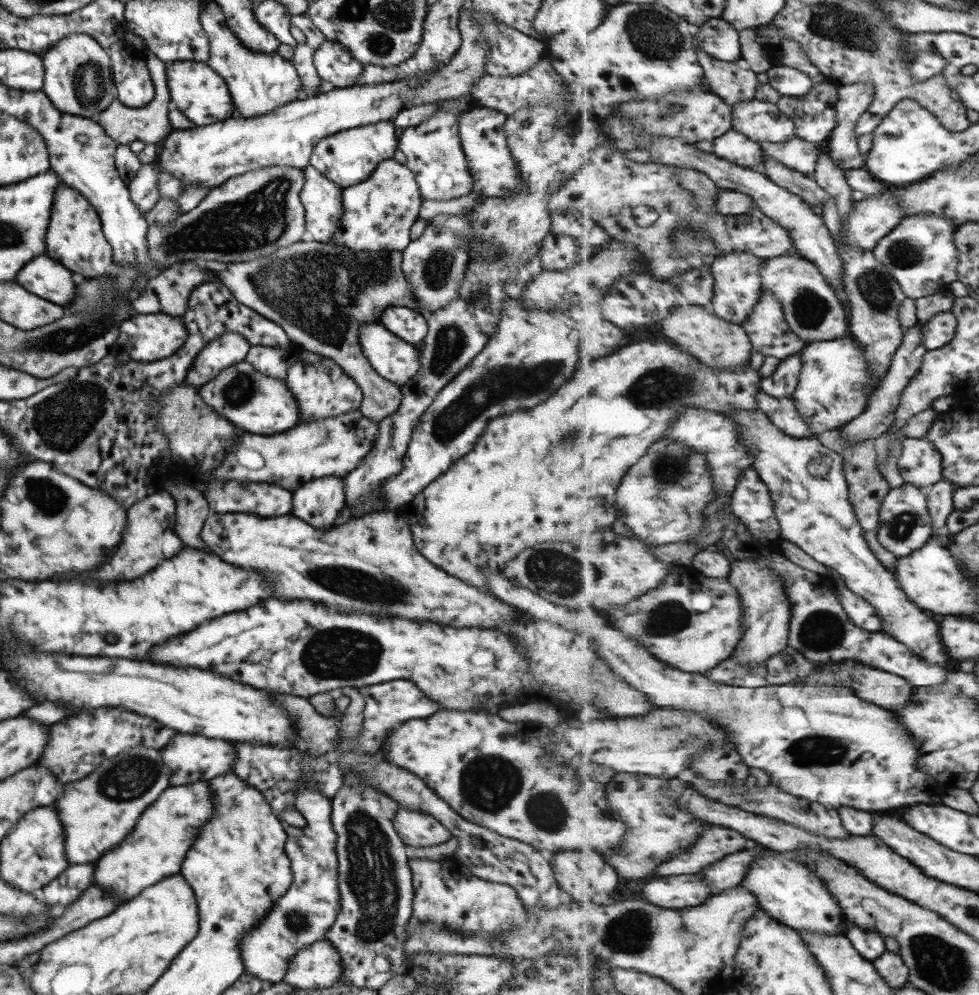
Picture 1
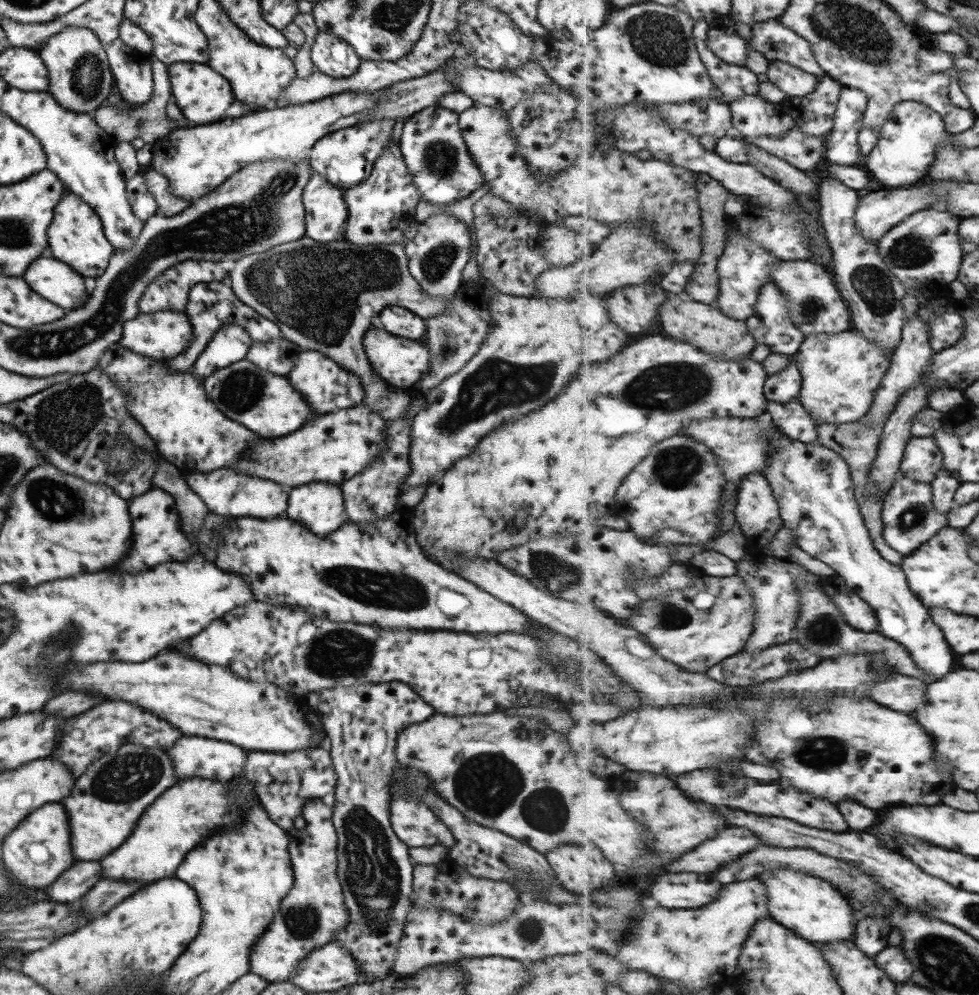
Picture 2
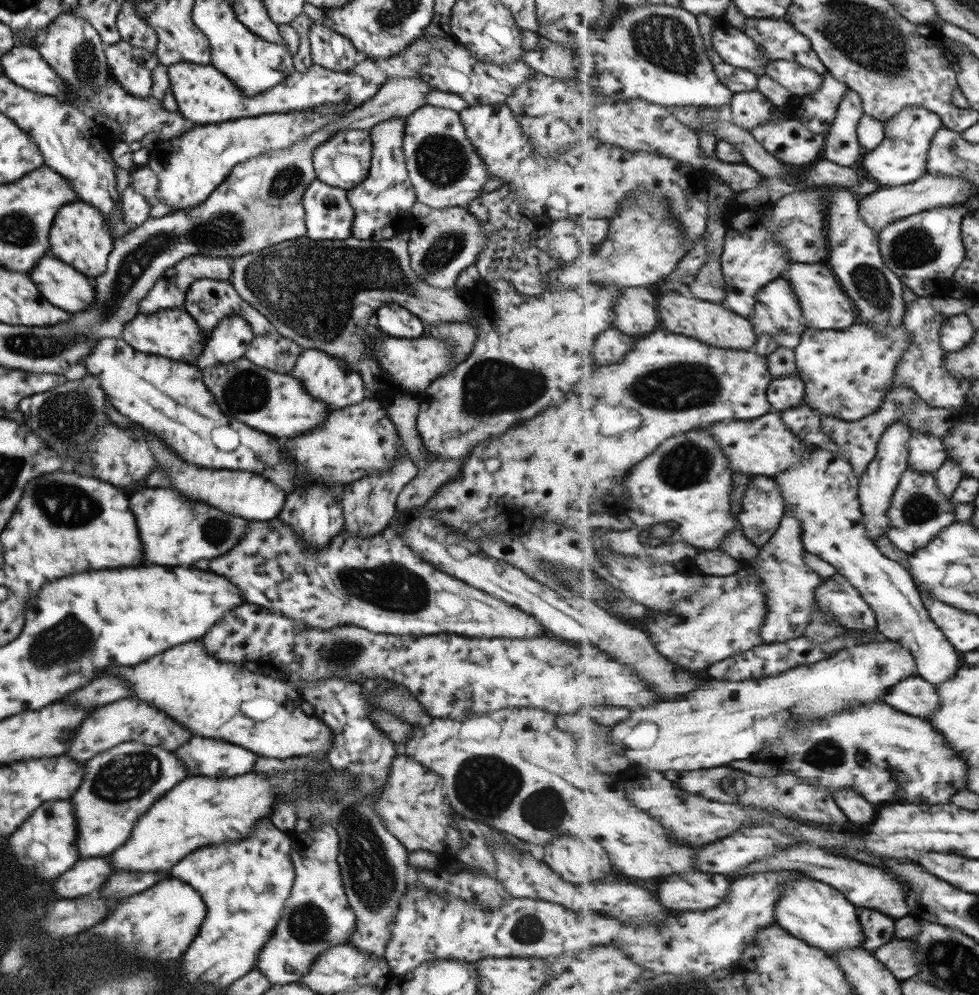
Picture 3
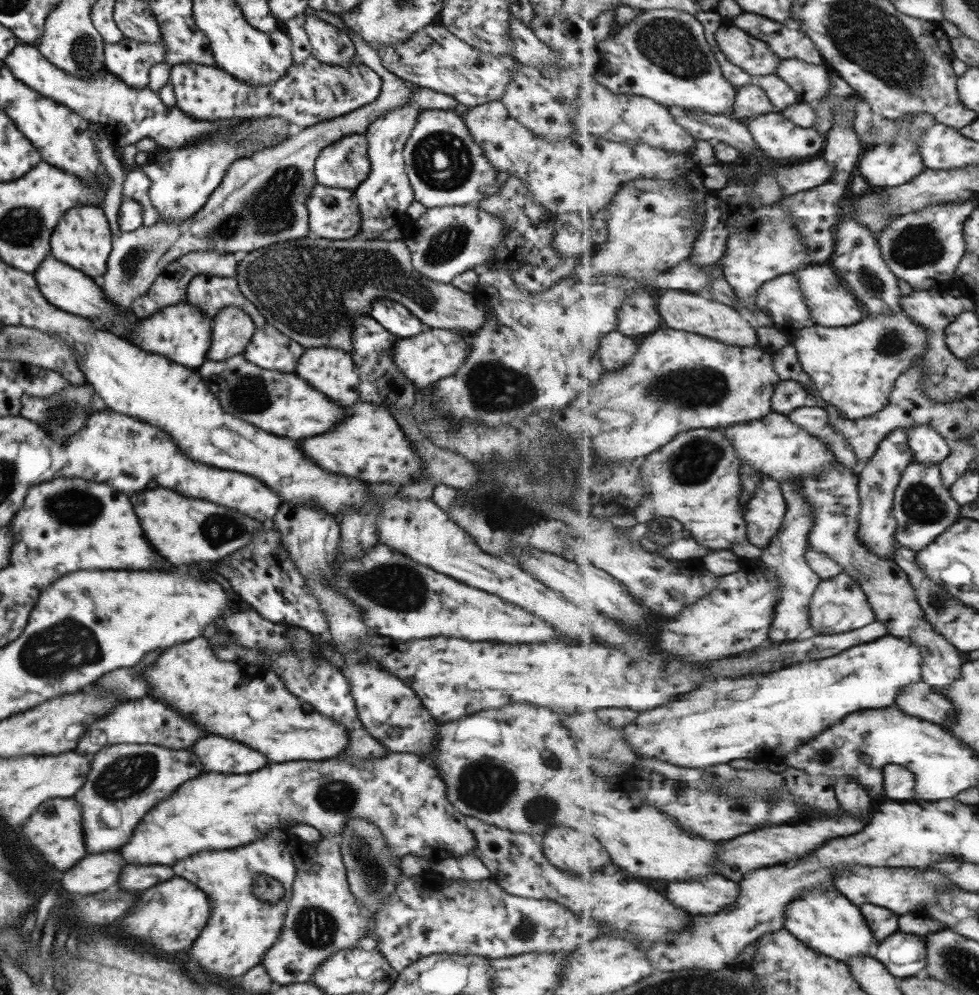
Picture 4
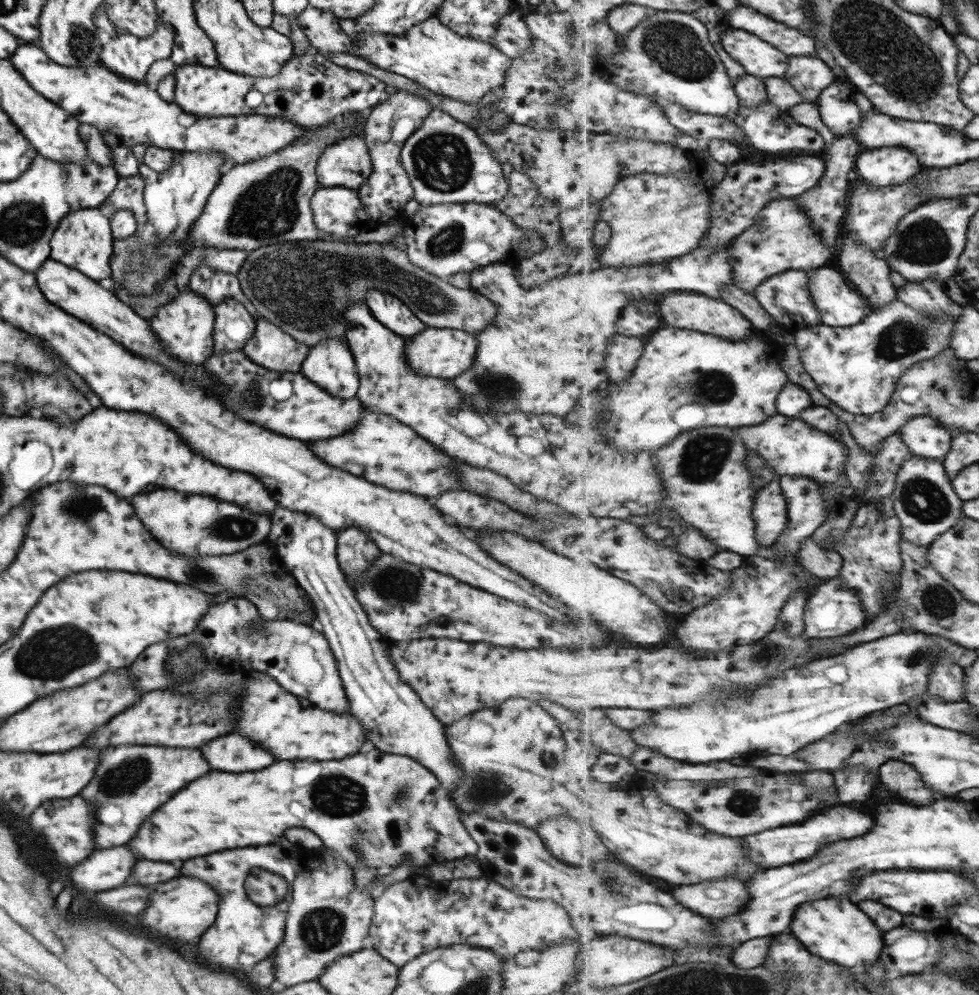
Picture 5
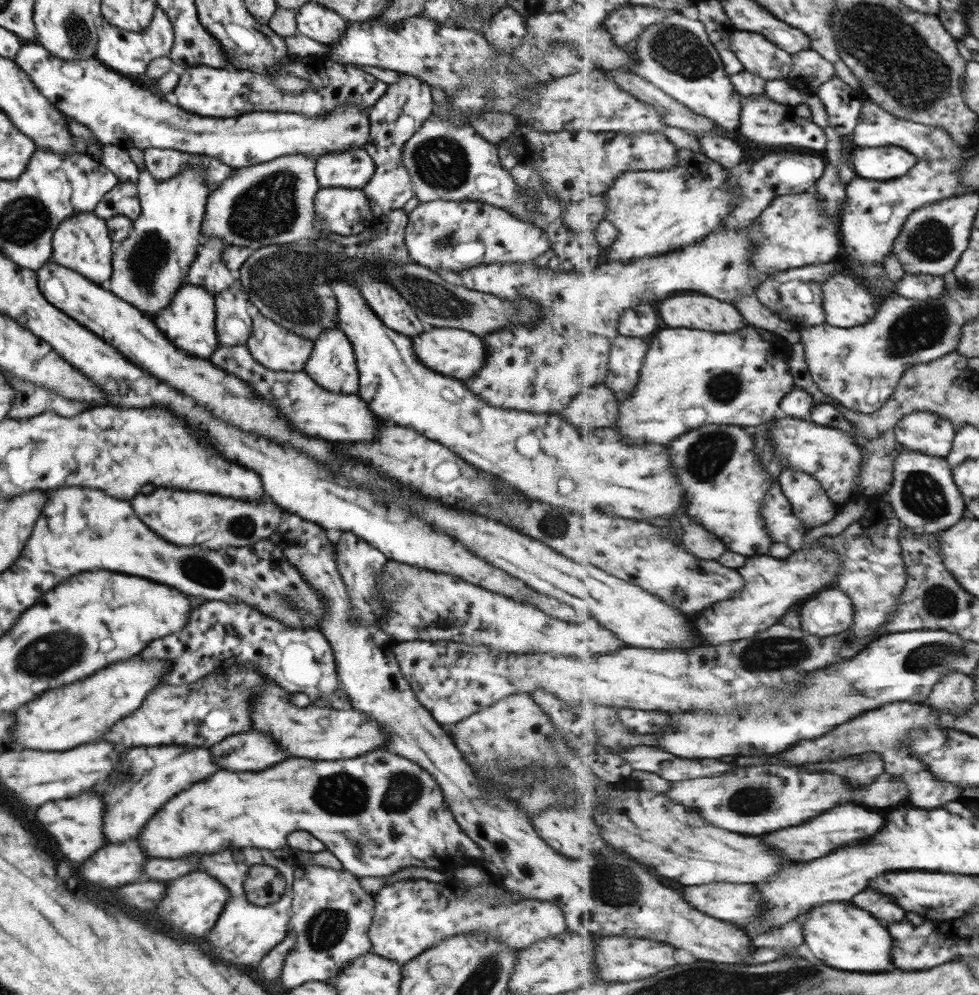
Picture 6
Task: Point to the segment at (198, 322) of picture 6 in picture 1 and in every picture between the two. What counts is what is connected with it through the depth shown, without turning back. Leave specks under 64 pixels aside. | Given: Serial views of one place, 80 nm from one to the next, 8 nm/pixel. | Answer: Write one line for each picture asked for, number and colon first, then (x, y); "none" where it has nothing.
1: (145, 338)
2: (162, 334)
3: (172, 333)
4: (181, 333)
5: (183, 327)

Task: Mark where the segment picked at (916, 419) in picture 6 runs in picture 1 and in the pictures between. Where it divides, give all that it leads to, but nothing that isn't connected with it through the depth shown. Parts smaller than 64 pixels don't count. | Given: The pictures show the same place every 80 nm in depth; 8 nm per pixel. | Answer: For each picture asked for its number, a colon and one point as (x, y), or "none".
1: (920, 464)
2: (924, 460)
3: (927, 451)
4: (930, 447)
5: (925, 437)

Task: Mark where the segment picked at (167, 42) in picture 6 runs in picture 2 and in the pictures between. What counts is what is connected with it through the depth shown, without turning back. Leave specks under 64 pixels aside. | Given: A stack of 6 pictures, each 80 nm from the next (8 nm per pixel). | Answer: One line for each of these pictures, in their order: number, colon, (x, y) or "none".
2: (130, 69)
3: (131, 68)
4: (130, 61)
5: (126, 55)

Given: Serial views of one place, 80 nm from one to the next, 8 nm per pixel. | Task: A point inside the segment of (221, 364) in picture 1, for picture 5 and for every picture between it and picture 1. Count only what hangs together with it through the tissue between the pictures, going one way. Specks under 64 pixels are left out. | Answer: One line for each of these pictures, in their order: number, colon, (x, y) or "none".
2: (230, 343)
3: (227, 342)
4: (231, 329)
5: (233, 325)

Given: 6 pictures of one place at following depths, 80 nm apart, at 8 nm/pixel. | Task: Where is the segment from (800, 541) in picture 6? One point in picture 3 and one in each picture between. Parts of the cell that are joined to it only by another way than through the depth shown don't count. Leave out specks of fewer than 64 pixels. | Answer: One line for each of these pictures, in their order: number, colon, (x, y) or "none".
3: (764, 508)
4: (765, 512)
5: (770, 513)

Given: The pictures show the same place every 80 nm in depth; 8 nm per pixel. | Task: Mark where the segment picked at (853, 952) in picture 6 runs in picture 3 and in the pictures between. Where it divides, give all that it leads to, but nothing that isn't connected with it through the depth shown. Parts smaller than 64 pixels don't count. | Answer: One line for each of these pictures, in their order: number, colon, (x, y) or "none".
3: (813, 911)
4: (824, 920)
5: (837, 929)

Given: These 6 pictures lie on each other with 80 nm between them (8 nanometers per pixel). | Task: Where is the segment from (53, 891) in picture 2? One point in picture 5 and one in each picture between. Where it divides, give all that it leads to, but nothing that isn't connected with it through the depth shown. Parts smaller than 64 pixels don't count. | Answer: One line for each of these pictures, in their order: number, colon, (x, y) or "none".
3: (89, 874)
4: (95, 872)
5: (104, 869)

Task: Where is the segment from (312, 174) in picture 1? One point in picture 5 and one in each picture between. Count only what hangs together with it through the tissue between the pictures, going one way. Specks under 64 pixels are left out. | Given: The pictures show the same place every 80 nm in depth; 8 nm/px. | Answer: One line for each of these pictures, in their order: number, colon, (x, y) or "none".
2: (325, 213)
3: (327, 214)
4: (332, 213)
5: (337, 212)

